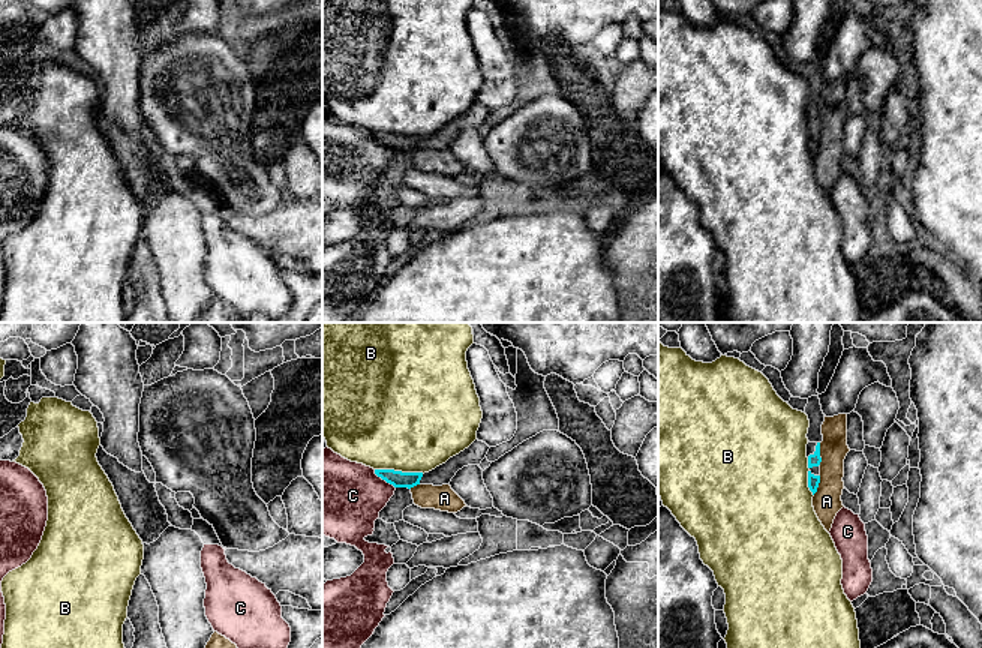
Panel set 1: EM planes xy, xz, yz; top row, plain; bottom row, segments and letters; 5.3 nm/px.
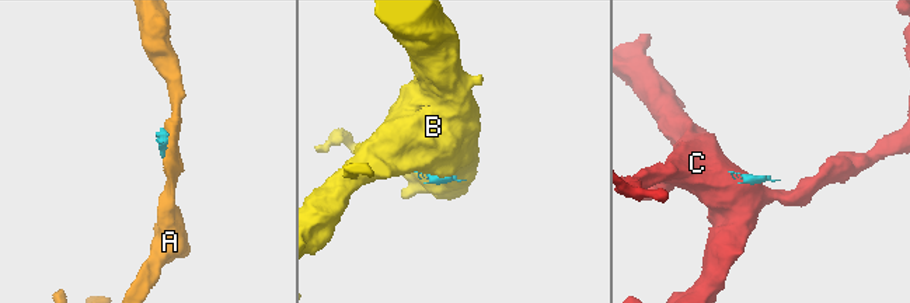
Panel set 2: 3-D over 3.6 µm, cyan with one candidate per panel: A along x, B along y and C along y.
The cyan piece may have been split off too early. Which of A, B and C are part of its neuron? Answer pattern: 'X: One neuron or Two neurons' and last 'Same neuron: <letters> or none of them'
A: Two neurons
B: Two neurons
C: Two neurons
Same neuron: none of them

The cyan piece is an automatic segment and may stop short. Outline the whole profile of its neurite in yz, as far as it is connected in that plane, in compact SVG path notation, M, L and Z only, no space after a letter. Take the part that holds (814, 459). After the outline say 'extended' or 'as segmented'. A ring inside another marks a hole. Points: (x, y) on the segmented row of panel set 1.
M810 442L807 444L807 458L808 458L808 488L813 495L817 492L820 483L820 442Z | extended

